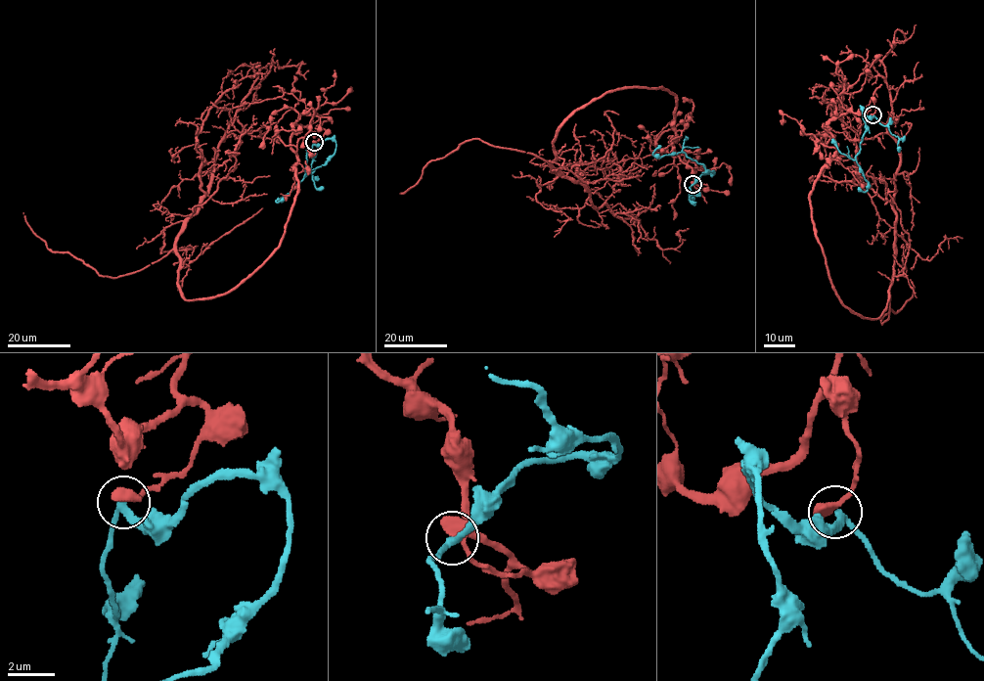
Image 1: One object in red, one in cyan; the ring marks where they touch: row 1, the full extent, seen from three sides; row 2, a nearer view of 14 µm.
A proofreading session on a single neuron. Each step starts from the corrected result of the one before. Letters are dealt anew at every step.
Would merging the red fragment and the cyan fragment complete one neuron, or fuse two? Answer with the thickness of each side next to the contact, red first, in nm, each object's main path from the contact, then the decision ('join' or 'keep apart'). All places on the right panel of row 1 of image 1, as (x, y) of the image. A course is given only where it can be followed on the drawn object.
600/240 nm | red via (872, 114), (829, 121), (809, 204), (835, 294), (875, 319), (887, 39) | cyan via (872, 114), (865, 115), (861, 110), (865, 130), (856, 159), (868, 188), (863, 192), (858, 188) | keep apart

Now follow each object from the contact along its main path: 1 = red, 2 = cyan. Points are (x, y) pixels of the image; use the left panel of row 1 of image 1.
1: (314, 142), (293, 125), (280, 245), (184, 297), (176, 239), (229, 120), (270, 64), (308, 69)
2: (314, 142), (316, 145), (333, 139), (335, 151), (325, 164), (307, 174), (276, 202), (283, 199)

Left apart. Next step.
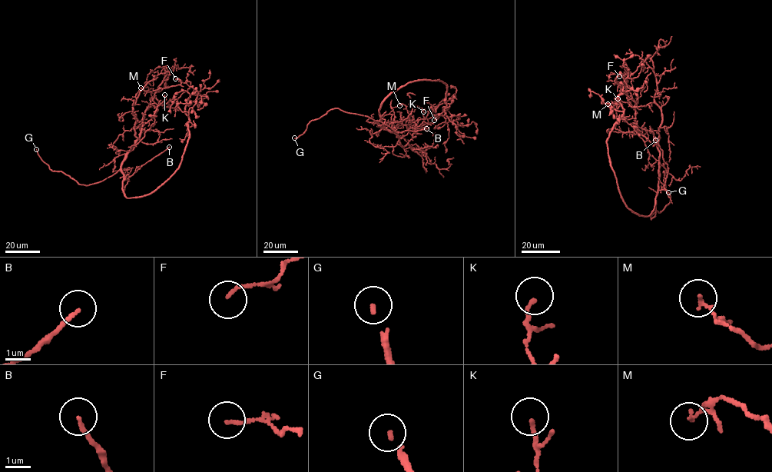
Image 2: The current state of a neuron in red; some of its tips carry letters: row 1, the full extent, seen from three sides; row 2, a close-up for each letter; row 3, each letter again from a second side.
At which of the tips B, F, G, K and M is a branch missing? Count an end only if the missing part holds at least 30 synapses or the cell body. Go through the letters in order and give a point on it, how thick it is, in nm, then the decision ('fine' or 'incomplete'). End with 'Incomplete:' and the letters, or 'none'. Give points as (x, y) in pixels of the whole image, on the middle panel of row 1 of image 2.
B: at (426, 128); 160 nm thick; fine
F: at (434, 120); 120 nm thick; fine
G: at (294, 137); 120 nm thick; incomplete
K: at (423, 111); 150 nm thick; fine
M: at (399, 105); 160 nm thick; fine
Incomplete: G

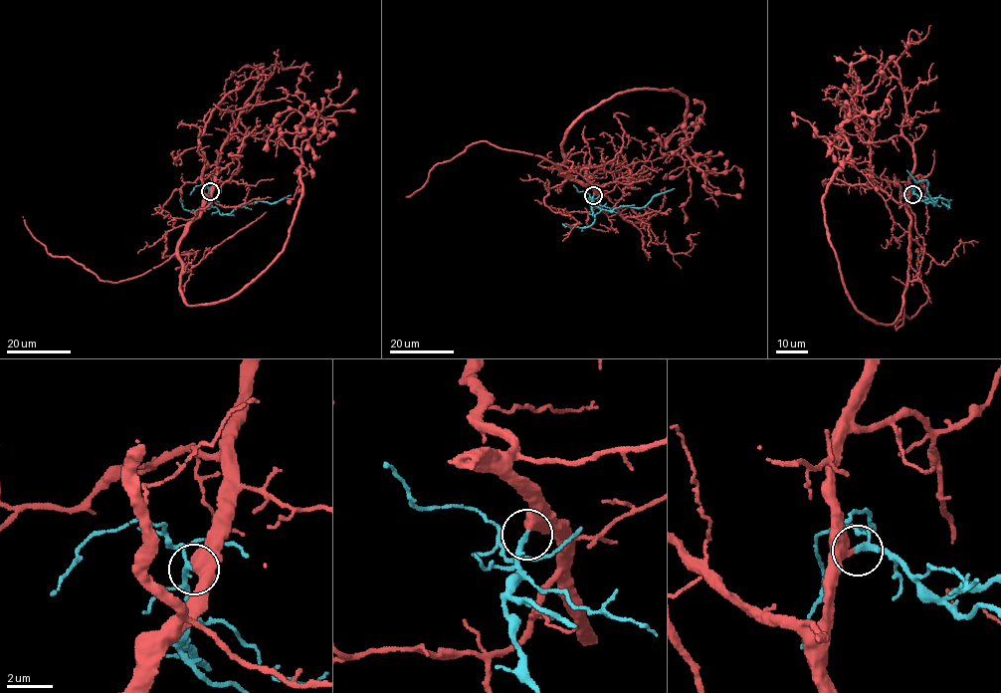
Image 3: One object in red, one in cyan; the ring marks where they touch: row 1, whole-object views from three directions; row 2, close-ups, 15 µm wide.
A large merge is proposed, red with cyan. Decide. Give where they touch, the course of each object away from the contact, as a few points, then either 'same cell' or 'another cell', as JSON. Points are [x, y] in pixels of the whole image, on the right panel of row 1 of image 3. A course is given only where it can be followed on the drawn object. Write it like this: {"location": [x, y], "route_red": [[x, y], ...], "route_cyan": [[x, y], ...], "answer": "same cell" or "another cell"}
{"location": [912, 194], "route_red": [[911, 194], [901, 314], [878, 323], [848, 296], [822, 201], [850, 153], [849, 70], [867, 56]], "route_cyan": [[911, 194], [934, 205], [927, 193], [926, 180], [917, 182], [906, 170]], "answer": "same cell"}

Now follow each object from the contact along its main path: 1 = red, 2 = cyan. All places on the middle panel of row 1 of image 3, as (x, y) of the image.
1: (594, 195), (560, 168), (562, 141), (638, 90), (685, 97), (681, 145), (712, 171), (737, 167), (741, 188)
2: (594, 195), (591, 204), (612, 210), (621, 206), (642, 207), (654, 196), (674, 188)

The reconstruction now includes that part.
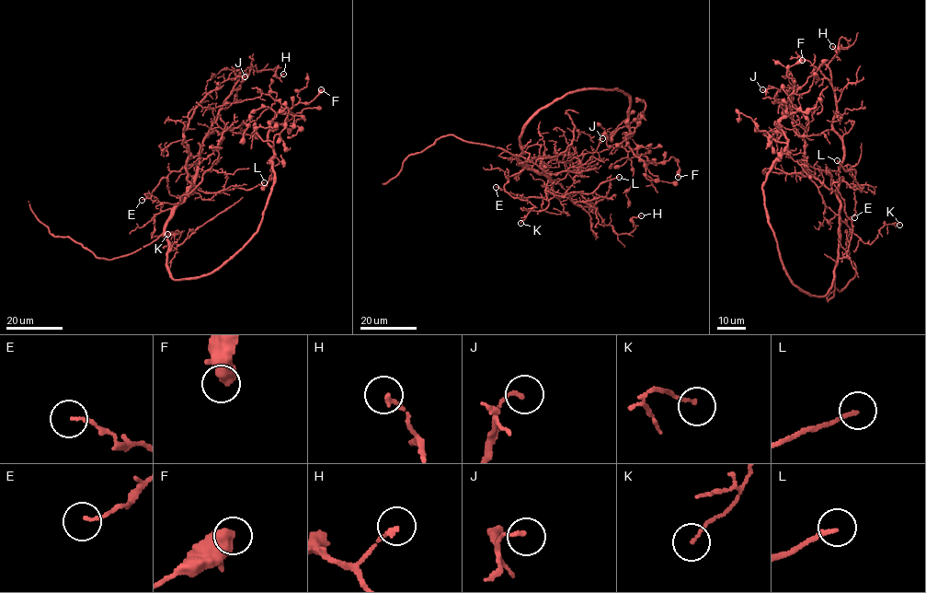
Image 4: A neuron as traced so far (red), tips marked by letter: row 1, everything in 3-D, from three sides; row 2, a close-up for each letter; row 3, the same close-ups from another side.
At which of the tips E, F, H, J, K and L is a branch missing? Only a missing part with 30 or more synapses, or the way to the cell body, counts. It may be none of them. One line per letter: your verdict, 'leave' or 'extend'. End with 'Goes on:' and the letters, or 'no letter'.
E: leave
F: leave
H: leave
J: leave
K: leave
L: leave
Goes on: no letter

